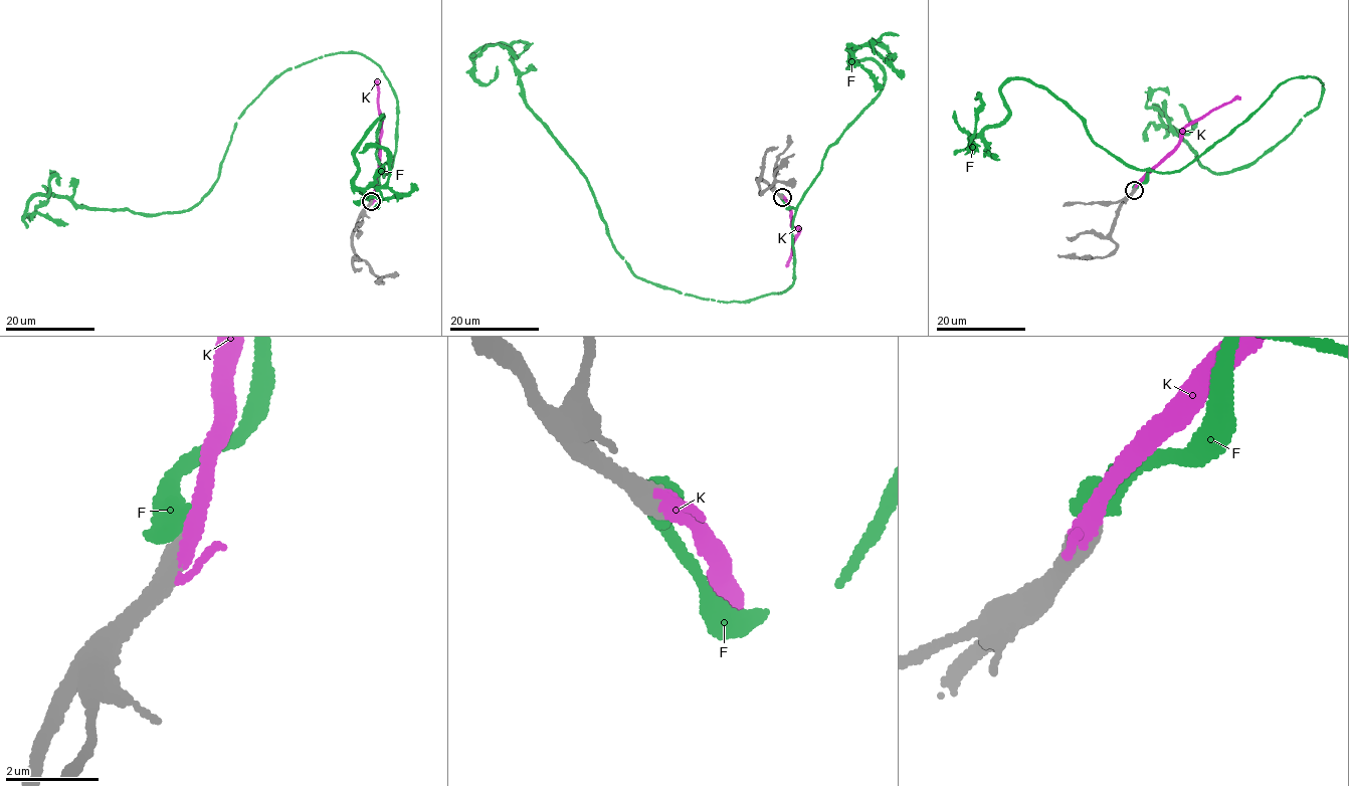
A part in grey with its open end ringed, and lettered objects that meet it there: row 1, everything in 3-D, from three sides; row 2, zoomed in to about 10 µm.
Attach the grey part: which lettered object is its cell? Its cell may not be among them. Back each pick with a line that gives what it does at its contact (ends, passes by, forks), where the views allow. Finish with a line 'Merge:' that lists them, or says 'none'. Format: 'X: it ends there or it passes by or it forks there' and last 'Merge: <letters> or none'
K: it ends there
Merge: K

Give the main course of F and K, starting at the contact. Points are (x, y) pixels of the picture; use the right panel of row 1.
F: (1135, 188), (1288, 79), (1324, 84), (1217, 173), (1153, 106), (1188, 133), (1178, 105)
K: (1133, 190), (1137, 183), (1173, 150), (1180, 133), (1186, 127), (1240, 96)

